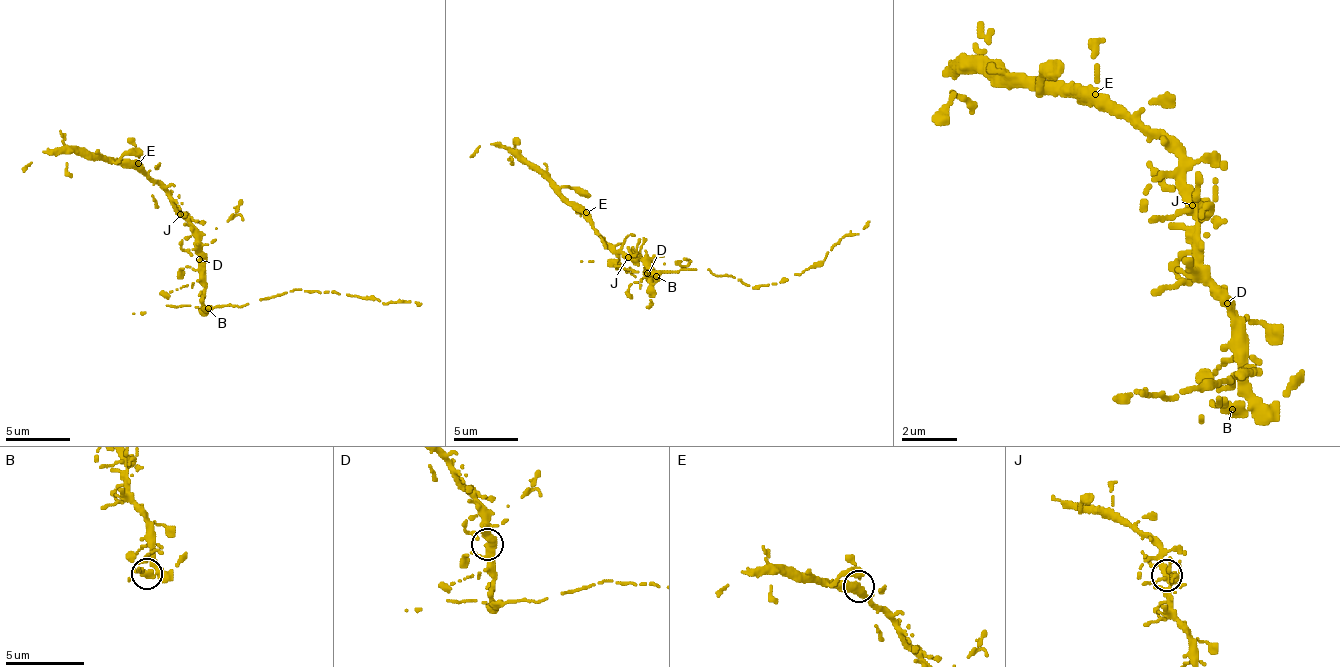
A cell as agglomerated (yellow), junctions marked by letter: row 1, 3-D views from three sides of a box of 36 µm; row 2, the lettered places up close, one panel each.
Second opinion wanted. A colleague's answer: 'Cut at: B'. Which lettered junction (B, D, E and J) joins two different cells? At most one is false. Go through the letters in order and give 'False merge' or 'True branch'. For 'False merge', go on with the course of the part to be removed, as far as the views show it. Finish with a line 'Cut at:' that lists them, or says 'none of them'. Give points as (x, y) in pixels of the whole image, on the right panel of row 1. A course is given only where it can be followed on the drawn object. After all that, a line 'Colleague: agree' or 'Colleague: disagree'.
B: False merge. Course of the part to remove: (1234, 407), (1220, 393), (1255, 365), (1248, 372), (1171, 400), (1144, 393), (1116, 400)
D: True branch
E: True branch
J: True branch
Cut at: B
Colleague: agree

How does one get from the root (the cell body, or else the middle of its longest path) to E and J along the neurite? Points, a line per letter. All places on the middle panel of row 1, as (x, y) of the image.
E: (650, 280), (650, 267), (644, 260), (631, 260), (618, 254), (592, 225), (592, 218), (586, 212)
J: (650, 280), (650, 267), (647, 263), (628, 257)

